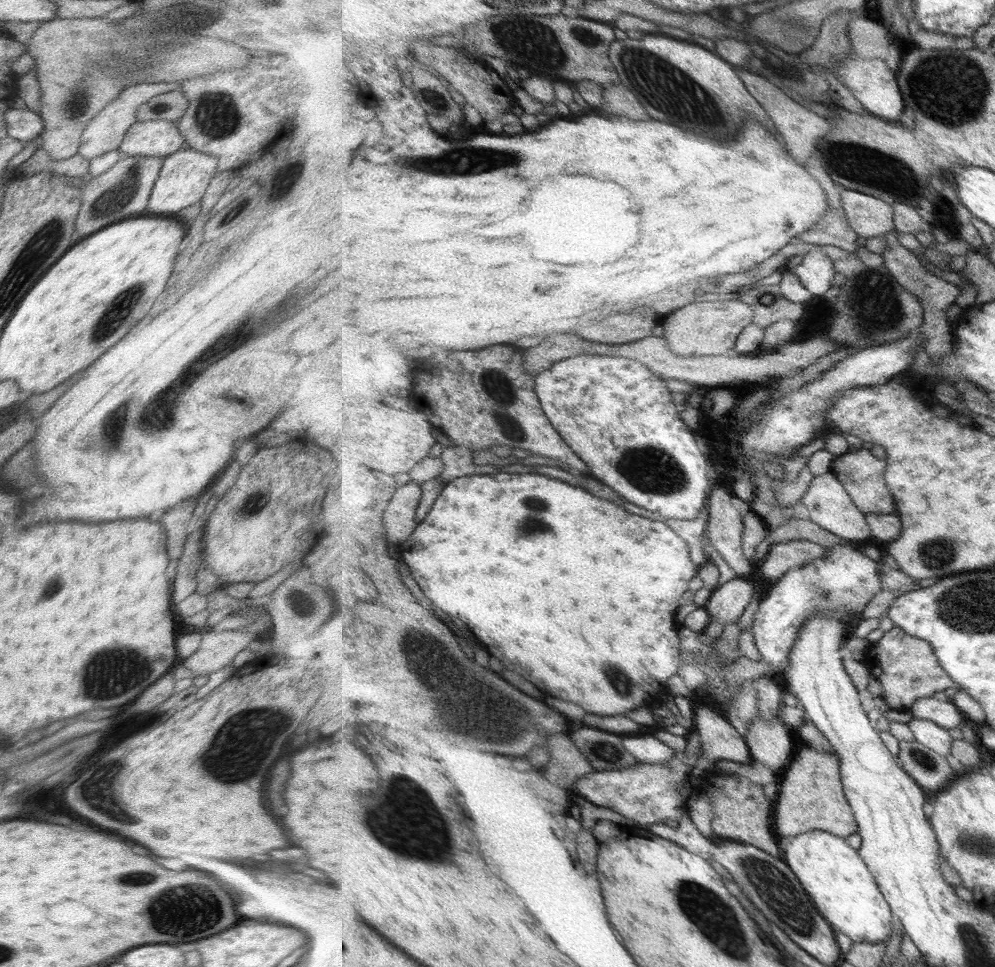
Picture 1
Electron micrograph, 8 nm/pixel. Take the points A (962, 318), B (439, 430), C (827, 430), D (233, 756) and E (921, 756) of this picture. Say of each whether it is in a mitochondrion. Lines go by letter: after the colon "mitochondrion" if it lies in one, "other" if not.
A: other
B: other
C: other
D: mitochondrion
E: mitochondrion

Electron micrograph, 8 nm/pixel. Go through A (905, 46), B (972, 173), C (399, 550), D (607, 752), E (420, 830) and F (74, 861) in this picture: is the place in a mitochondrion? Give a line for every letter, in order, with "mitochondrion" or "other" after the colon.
A: other
B: other
C: other
D: mitochondrion
E: mitochondrion
F: other

